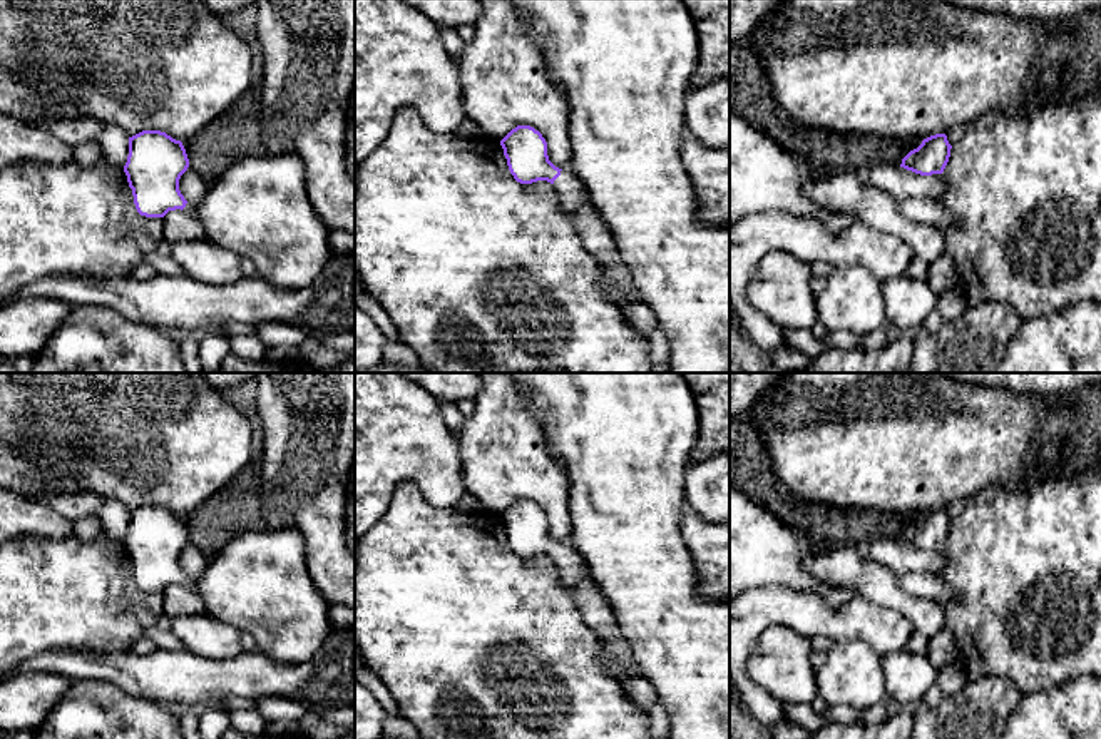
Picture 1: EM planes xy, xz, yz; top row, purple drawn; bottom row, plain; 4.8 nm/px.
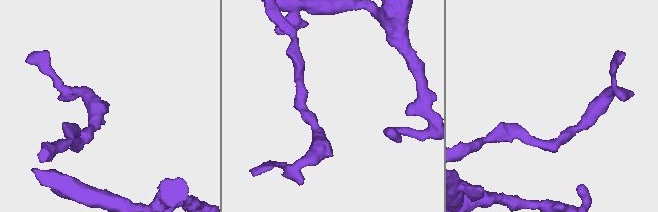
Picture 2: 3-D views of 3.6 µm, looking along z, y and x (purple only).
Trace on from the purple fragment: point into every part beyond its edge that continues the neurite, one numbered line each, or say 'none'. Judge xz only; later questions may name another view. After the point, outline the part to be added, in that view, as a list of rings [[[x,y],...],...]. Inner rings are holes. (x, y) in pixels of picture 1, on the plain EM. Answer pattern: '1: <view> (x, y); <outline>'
1: xz (569, 562); [[[564,542],[552,560],[557,565],[562,585],[572,592],[581,577],[581,568],[584,563],[582,557],[569,543]]]

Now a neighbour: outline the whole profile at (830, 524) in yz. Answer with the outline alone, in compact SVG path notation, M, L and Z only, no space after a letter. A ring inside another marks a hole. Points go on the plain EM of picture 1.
M748 418L730 420L730 487L820 543L862 545L875 538L900 540L902 533L924 515L838 508L801 500L773 471L763 438Z

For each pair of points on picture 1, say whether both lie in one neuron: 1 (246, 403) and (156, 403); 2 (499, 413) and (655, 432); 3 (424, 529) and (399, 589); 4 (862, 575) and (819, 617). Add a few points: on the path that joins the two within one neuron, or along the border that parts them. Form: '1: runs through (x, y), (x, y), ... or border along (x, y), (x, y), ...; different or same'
1: border along (223, 393), (246, 418); different
2: border along (524, 390), (529, 410), (546, 443), (554, 452); different
3: runs through (419, 544), (419, 560), (414, 574); same
4: border along (855, 594), (892, 609); different

